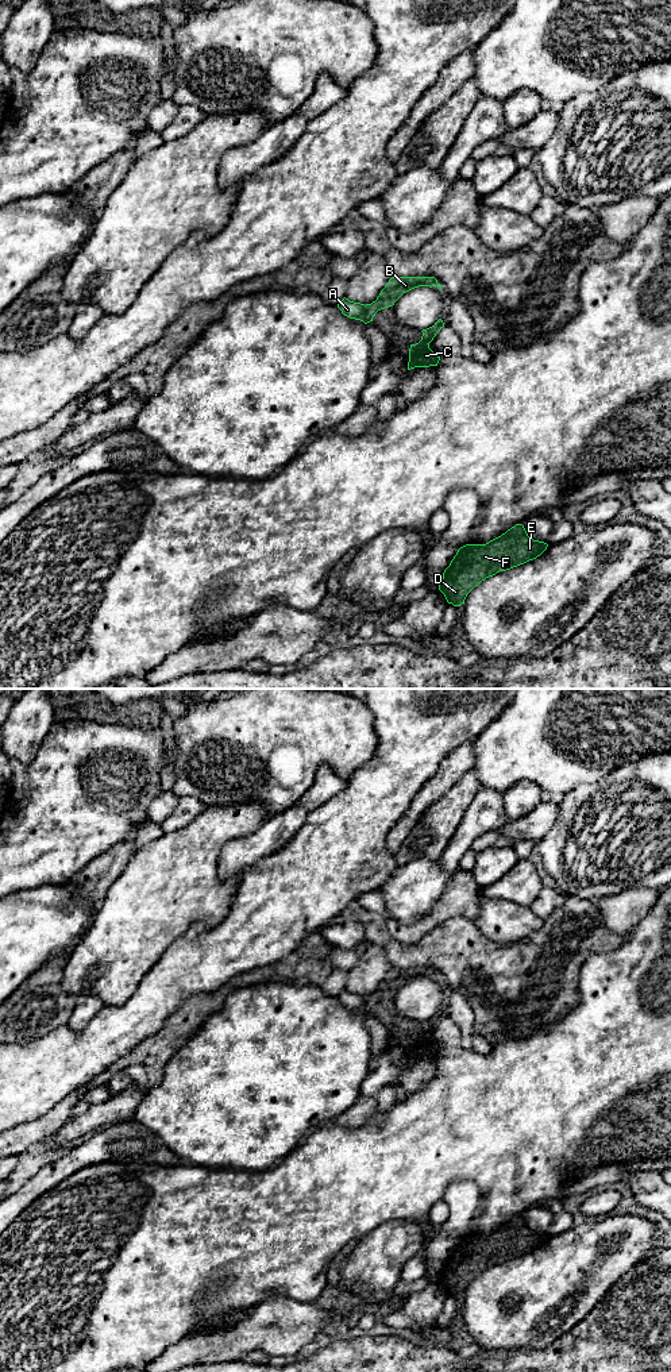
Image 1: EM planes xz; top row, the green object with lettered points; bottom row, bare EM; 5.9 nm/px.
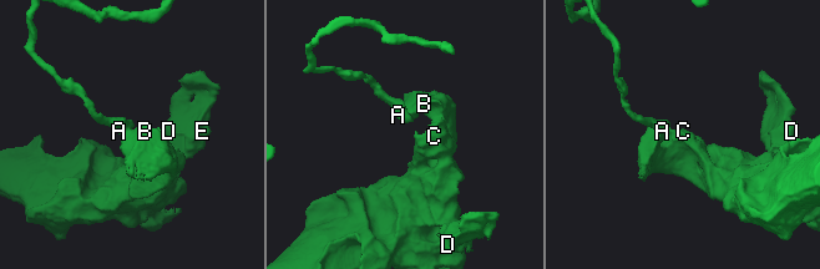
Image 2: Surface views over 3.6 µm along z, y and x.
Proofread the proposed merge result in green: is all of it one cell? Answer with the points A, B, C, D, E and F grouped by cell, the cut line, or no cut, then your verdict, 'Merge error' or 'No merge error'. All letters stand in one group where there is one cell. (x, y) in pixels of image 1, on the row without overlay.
Groups: A / B C D E F. Split along xz (365, 997), (371, 1010). Merge error

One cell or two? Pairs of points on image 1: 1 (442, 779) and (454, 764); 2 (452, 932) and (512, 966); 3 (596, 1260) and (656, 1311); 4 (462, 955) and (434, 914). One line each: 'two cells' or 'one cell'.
1: one cell
2: one cell
3: two cells
4: two cells

